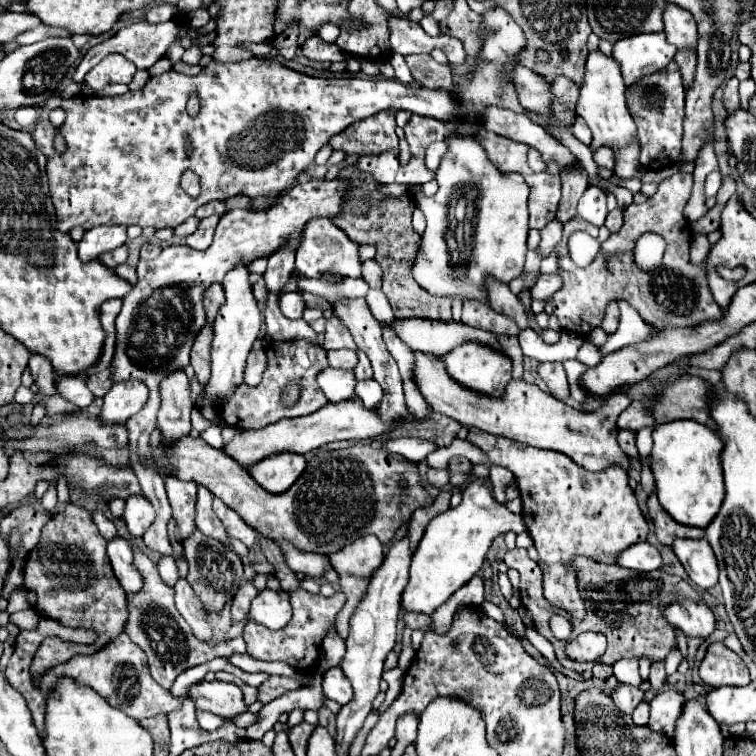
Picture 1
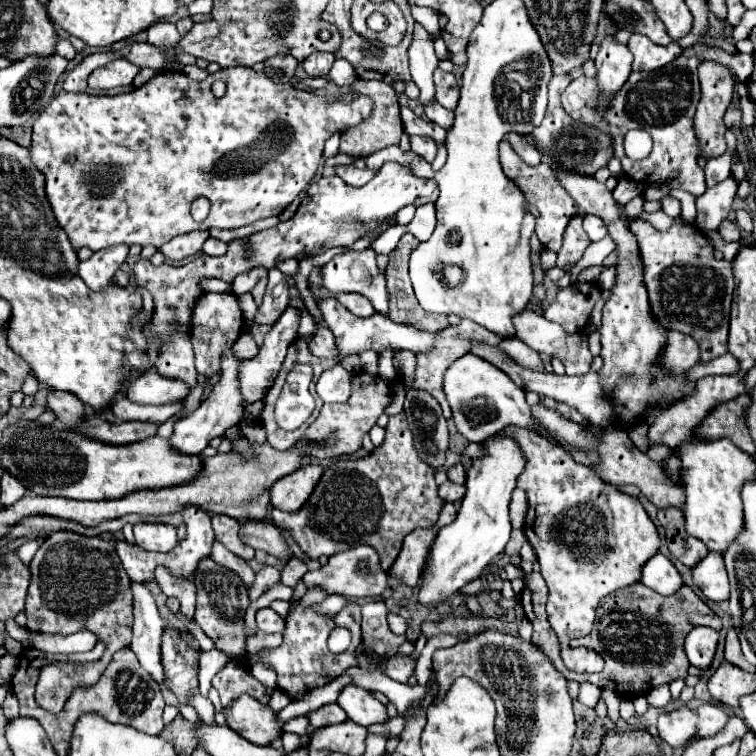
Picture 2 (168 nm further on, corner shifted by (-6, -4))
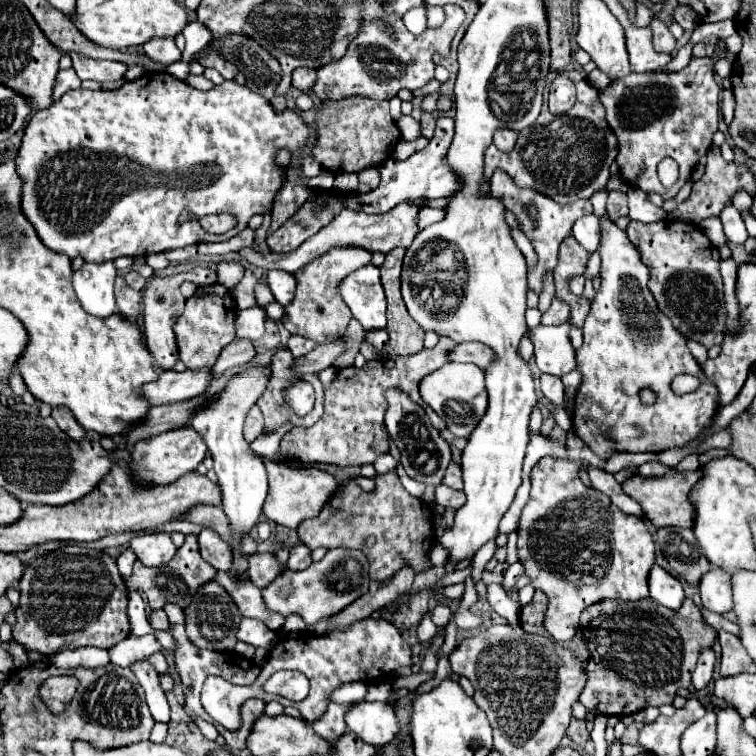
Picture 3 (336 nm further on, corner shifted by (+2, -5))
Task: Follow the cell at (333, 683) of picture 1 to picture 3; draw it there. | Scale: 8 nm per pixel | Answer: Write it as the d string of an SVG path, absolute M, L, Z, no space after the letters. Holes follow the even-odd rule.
M383 702L355 704L347 712L345 722L351 732L355 732L363 742L371 746L385 746L393 742L401 732L401 724L395 716L393 706Z

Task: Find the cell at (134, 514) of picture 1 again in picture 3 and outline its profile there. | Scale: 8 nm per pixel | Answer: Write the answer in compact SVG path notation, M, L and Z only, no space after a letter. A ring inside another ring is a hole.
M165 532L139 534L131 540L129 546L135 552L137 560L141 560L145 566L163 566L177 552L175 544L171 542L171 536Z

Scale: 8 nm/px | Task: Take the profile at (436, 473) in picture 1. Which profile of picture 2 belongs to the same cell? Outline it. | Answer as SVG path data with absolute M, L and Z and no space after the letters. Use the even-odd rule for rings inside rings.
M445 481L441 487L439 487L439 497L443 497L445 501L457 501L465 495L465 485L457 485L453 481Z

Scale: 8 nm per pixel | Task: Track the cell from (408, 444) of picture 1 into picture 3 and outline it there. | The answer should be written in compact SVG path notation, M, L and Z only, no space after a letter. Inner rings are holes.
M545 456L531 470L531 494L521 512L517 556L531 578L531 586L541 590L549 598L545 614L545 628L557 642L565 642L575 636L579 626L579 614L601 600L625 600L635 602L649 596L649 570L655 564L655 544L647 532L645 522L625 516L603 492L585 486L579 480L579 468L567 464L563 458Z

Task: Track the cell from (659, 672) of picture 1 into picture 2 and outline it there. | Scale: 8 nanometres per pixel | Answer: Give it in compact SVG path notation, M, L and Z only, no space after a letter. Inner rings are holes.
M657 685L653 689L649 689L649 693L645 695L649 705L653 707L665 707L671 699L671 693L669 693L669 685Z

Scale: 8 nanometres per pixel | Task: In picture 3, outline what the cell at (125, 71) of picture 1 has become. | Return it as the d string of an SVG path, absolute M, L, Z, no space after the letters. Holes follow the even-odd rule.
M79 52L69 54L73 60L73 70L81 80L97 80L97 82L115 82L121 80L127 66L121 62L111 62L111 60L93 60L87 58Z

